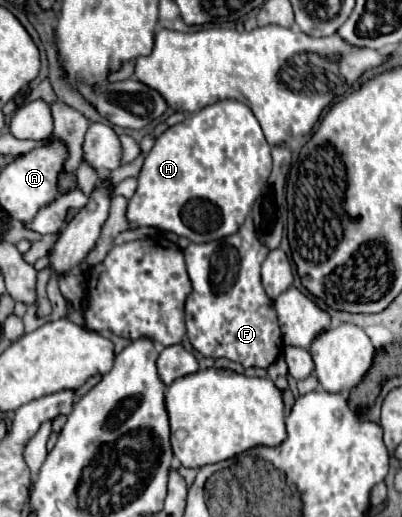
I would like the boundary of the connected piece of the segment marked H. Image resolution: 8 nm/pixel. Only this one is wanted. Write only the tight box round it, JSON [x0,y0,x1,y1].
[127,101,271,243]

